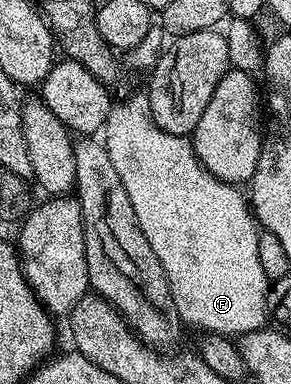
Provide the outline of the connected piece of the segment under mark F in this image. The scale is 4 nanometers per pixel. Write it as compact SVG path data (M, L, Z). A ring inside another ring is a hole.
M148 95L133 96L126 104L114 103L109 110L109 117L103 129L103 143L107 154L111 154L111 162L118 172L119 178L123 178L123 190L127 190L127 198L131 198L131 206L135 206L135 218L139 218L139 226L143 234L147 234L147 242L151 242L151 250L159 258L163 270L169 279L173 301L177 307L177 313L181 315L182 325L193 328L202 328L200 331L205 334L215 336L225 336L230 338L240 338L255 329L262 327L267 320L267 309L265 298L269 295L271 287L270 277L265 277L265 268L261 265L261 252L257 249L257 232L259 225L251 211L250 201L247 199L240 187L235 184L228 184L219 178L215 178L197 161L197 156L193 152L193 142L189 136L176 136L167 134L153 121L153 115L149 109Z

